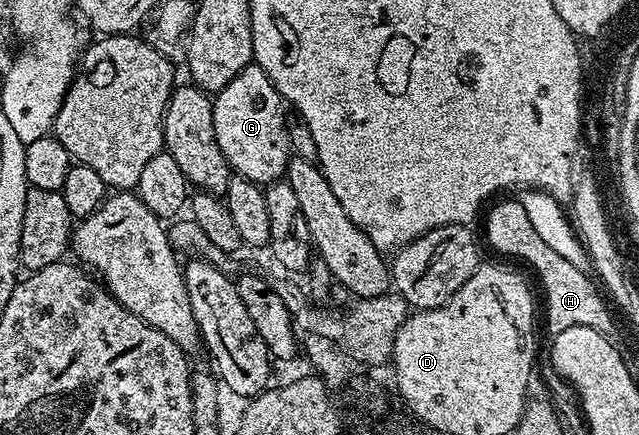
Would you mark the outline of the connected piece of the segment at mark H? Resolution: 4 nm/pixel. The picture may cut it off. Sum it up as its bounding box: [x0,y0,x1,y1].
[485,198,614,335]

